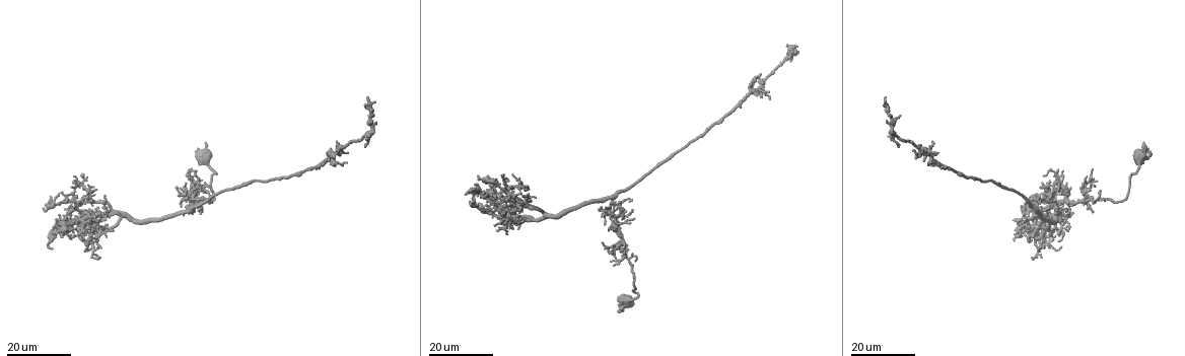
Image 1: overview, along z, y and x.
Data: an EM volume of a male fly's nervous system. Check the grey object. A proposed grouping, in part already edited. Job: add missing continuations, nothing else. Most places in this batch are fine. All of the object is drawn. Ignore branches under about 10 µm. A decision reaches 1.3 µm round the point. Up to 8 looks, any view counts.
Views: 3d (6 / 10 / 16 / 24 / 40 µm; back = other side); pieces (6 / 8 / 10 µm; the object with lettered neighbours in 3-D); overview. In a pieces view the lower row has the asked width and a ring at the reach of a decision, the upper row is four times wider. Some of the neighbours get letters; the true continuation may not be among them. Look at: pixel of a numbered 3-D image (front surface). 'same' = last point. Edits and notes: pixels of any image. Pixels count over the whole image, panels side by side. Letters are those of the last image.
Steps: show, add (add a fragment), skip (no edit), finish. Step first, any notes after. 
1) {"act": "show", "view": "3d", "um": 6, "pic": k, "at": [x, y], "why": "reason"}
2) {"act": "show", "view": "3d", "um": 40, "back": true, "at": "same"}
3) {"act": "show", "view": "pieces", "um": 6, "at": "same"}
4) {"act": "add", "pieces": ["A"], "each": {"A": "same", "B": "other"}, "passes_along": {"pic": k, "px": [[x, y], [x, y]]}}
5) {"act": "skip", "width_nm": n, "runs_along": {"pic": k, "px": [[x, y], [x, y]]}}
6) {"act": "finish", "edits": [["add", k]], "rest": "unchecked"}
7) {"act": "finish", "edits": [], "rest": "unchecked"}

{"act": "show", "view": "3d", "um": 16, "pic": 1, "at": [98, 207], "why": "branch stops here"}

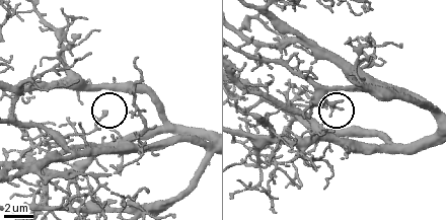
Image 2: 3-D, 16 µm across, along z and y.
{"act": "show", "view": "3d", "um": 10, "pic": 2, "at": [330, 113], "why": "zoom in"}

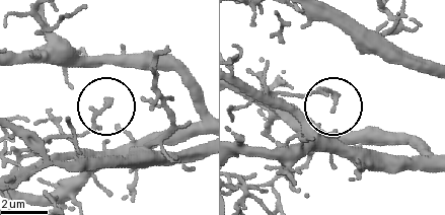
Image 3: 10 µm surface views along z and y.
{"act": "show", "view": "pieces", "um": 6, "pic": 3, "at": [107, 105]}

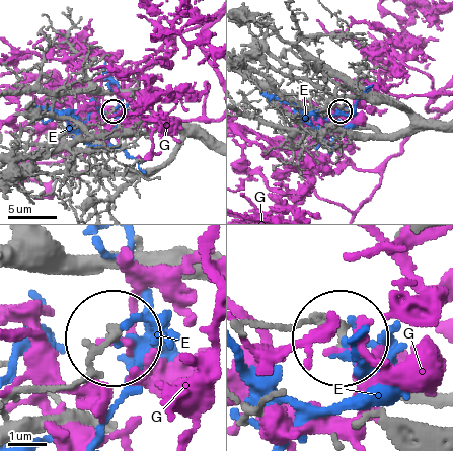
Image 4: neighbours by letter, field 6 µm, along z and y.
{"act": "skip", "width_nm": 200, "each": {"E": "other", "G": "other"}, "found": "none of them fits"}

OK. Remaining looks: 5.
{"act": "show", "view": "3d", "um": 24, "pic": 1, "at": [759, 75], "why": "free end"}

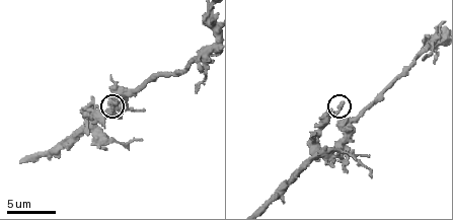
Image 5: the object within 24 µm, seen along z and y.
{"act": "show", "view": "pieces", "um": 8, "pic": 5, "at": [114, 102]}

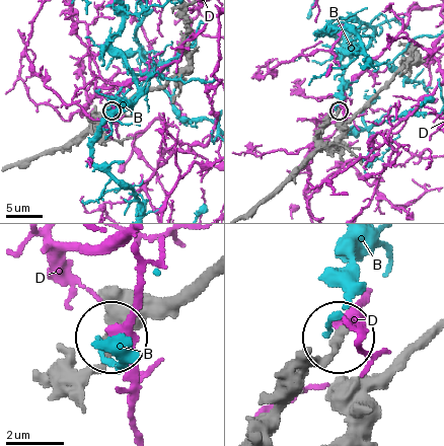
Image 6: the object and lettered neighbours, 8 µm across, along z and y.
{"act": "skip", "each": {"B": "other", "D": "other"}, "found": "no lettered fragment goes on from it"}

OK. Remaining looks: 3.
{"act": "show", "view": "pieces", "um": 10, "pic": 5, "at": [316, 134], "why": "free end"}

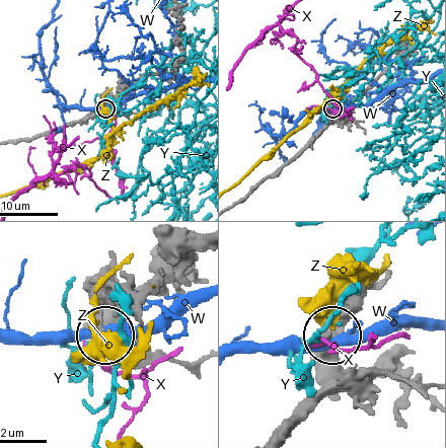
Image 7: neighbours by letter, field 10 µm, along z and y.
{"act": "skip", "each": {"W": "other", "X": "other", "Y": "other", "Z": "other"}, "found": "no lettered fragment goes on from it"}

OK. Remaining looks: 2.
{"act": "show", "view": "3d", "um": 10, "pic": 5, "at": [424, 57], "why": "branch stops here"}

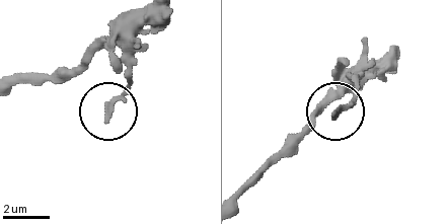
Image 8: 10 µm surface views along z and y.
{"act": "show", "view": "pieces", "um": 8, "pic": 8, "at": [333, 114], "why": "what lies round it"}

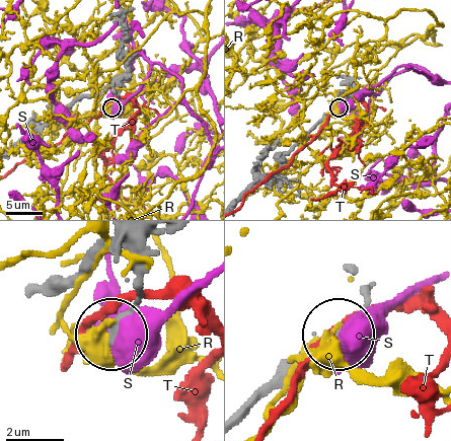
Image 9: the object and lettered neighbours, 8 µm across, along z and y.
{"act": "skip", "each": {"R": "other", "S": "other", "T": "other"}, "found": "no lettered fragment goes on from it"}

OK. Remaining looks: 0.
{"act": "finish", "edits": [], "rest": "unchecked"}

